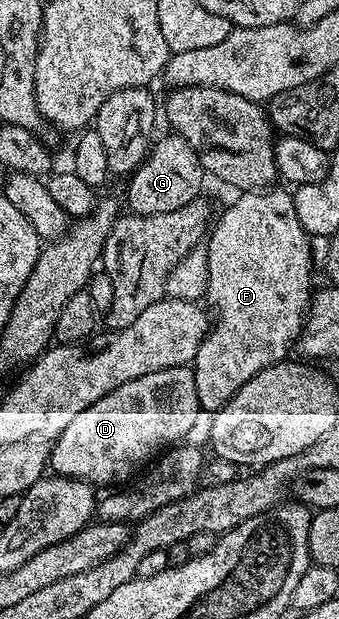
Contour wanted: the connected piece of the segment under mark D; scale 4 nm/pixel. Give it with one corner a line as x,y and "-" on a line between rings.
191,367
171,368
170,370
154,370
150,374
142,374
142,378
134,378
134,382
126,382
122,386
118,386
118,390
110,390
110,394
106,394
106,398
98,398
98,402
94,402
94,406
86,406
86,410
82,410
82,414
78,414
78,418
74,418
74,422
70,422
70,426
66,426
66,430
62,430
60,436
55,437
50,444
50,468
57,476
68,476
72,480
83,480
93,486
99,484
116,484
112,486
120,486
123,480
128,480
151,456
156,456
165,451
169,446
175,445
177,442
183,441
184,436
196,424
196,419
202,416
202,409
198,402
198,386
194,386
194,374

